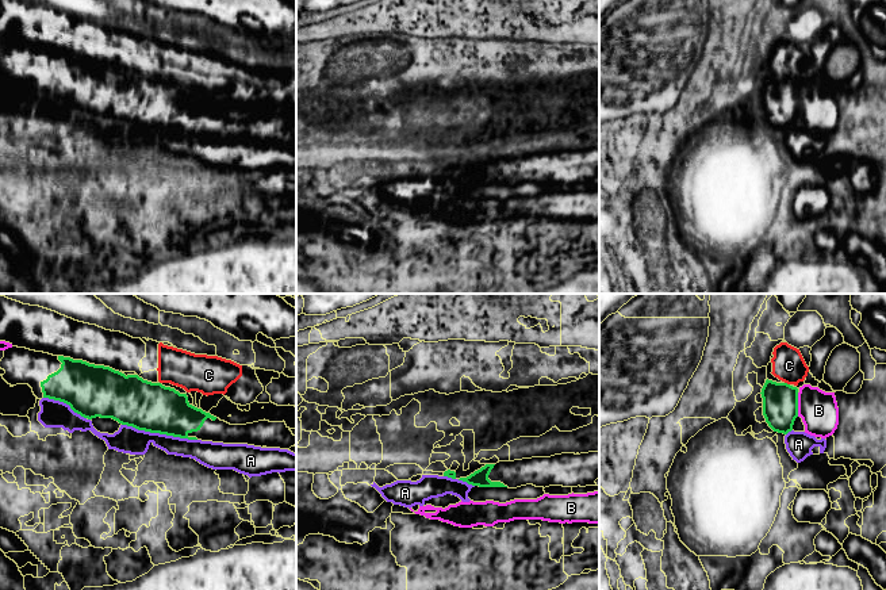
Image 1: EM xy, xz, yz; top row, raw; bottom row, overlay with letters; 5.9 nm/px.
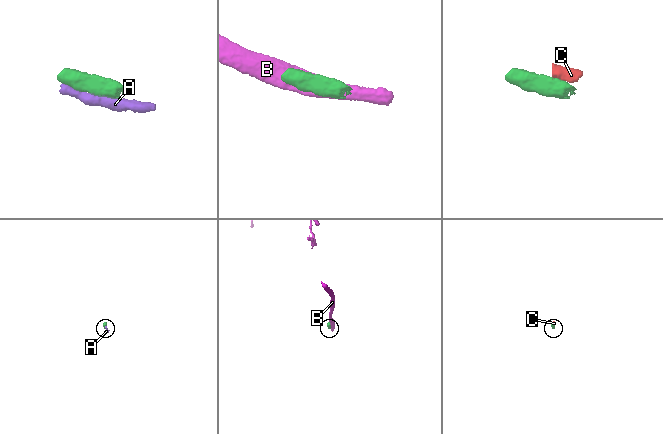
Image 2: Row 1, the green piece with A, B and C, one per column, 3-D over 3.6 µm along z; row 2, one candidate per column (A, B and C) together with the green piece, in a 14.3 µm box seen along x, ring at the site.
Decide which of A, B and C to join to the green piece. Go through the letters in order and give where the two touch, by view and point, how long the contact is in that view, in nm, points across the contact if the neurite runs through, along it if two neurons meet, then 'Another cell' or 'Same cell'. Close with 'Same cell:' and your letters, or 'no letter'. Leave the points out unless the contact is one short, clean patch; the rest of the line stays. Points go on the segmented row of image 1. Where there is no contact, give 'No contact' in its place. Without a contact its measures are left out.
A: Touches green at xy (160, 433). Shared border 460 nm. Another cell
B: Touches green at yz (797, 405). Shared border 140 nm. Another cell
C: Touches green at yz (786, 383). Shared border 40 nm. Boundary: yz (785, 382), (789, 384). Another cell
Same cell: no letter

